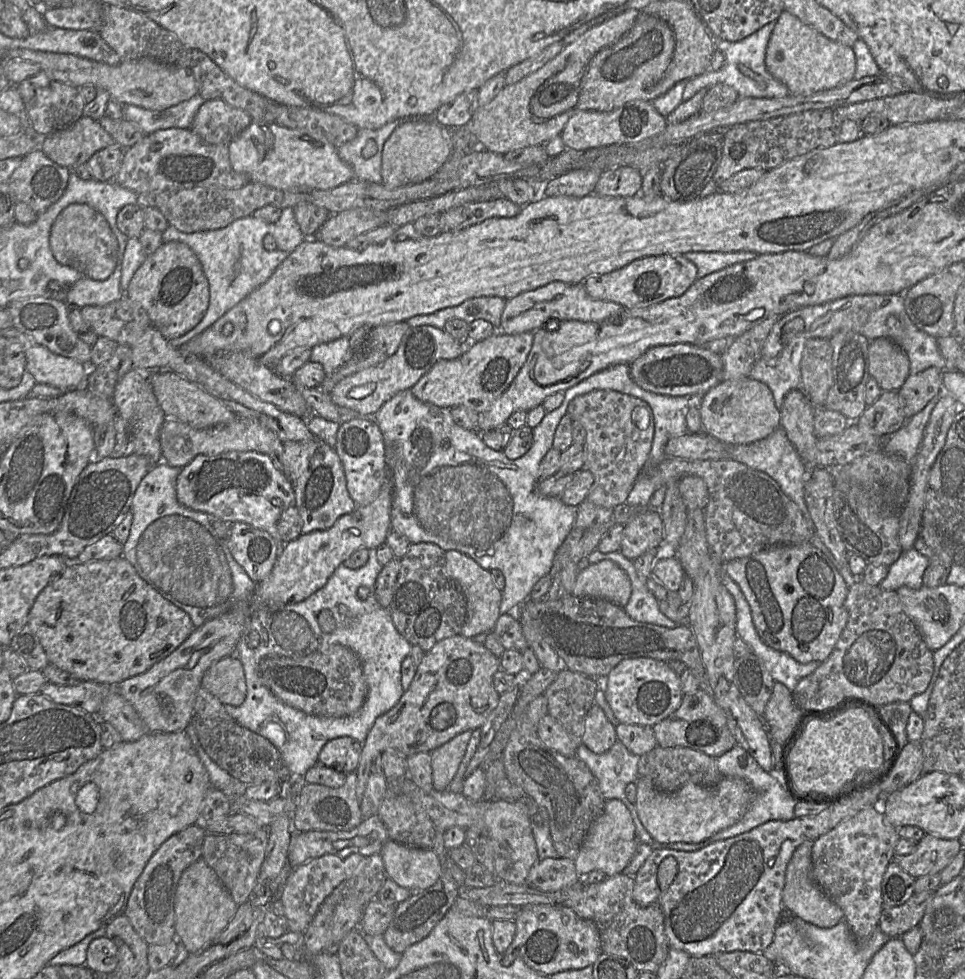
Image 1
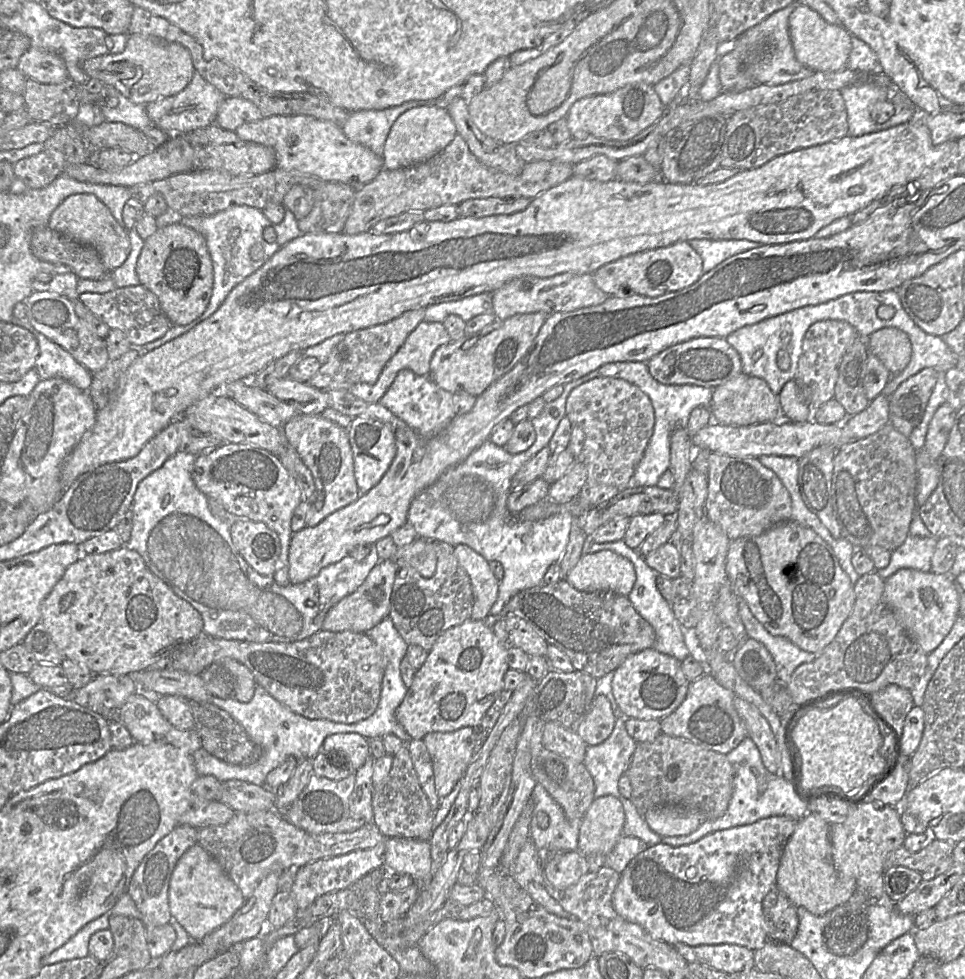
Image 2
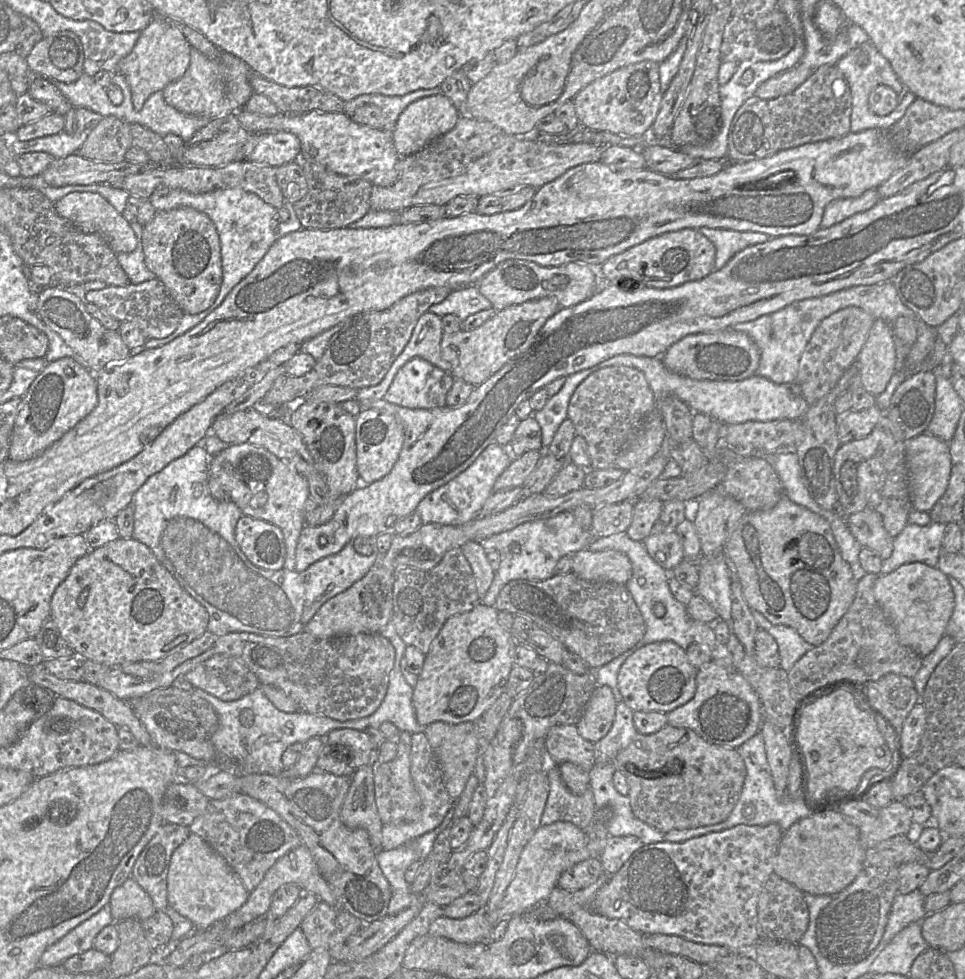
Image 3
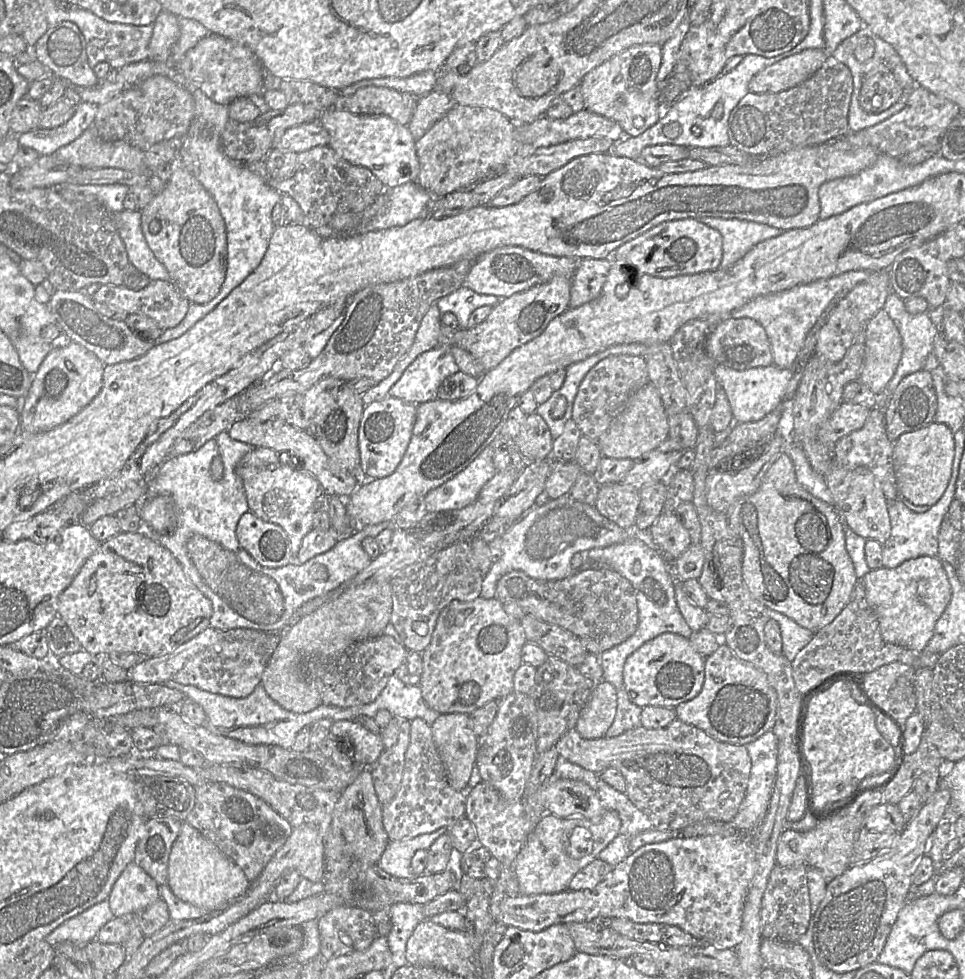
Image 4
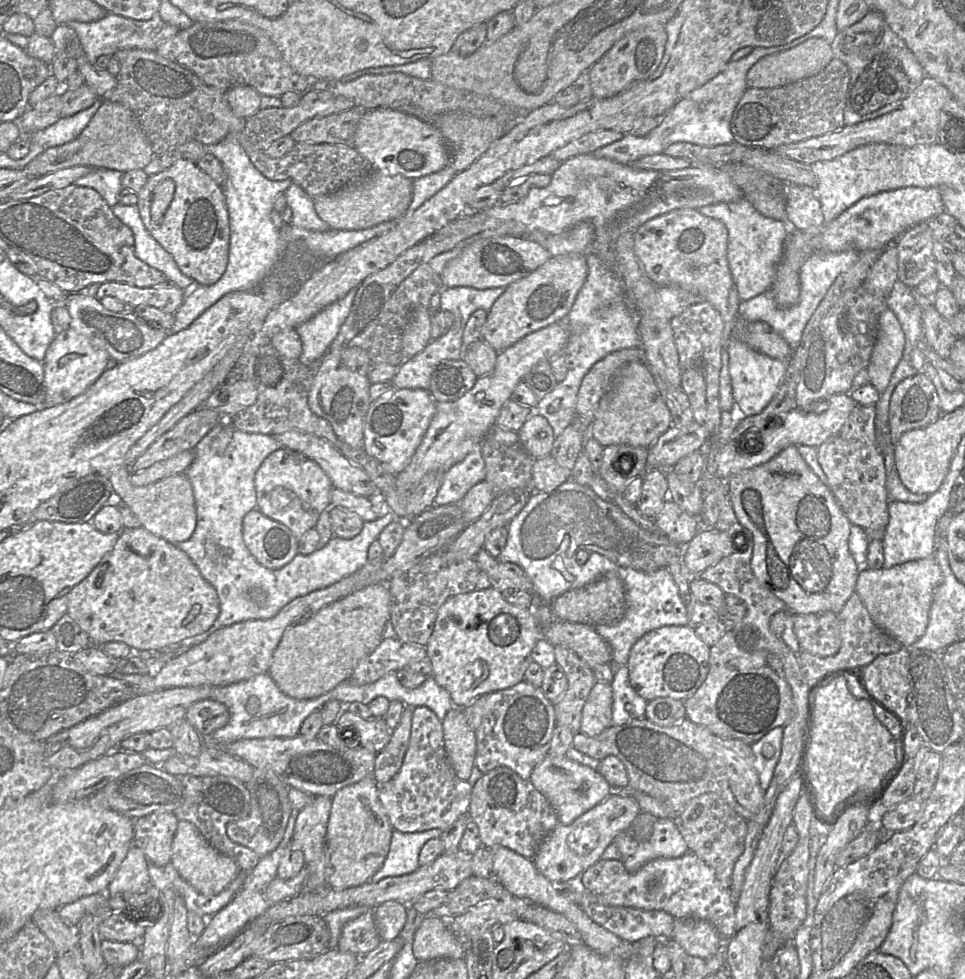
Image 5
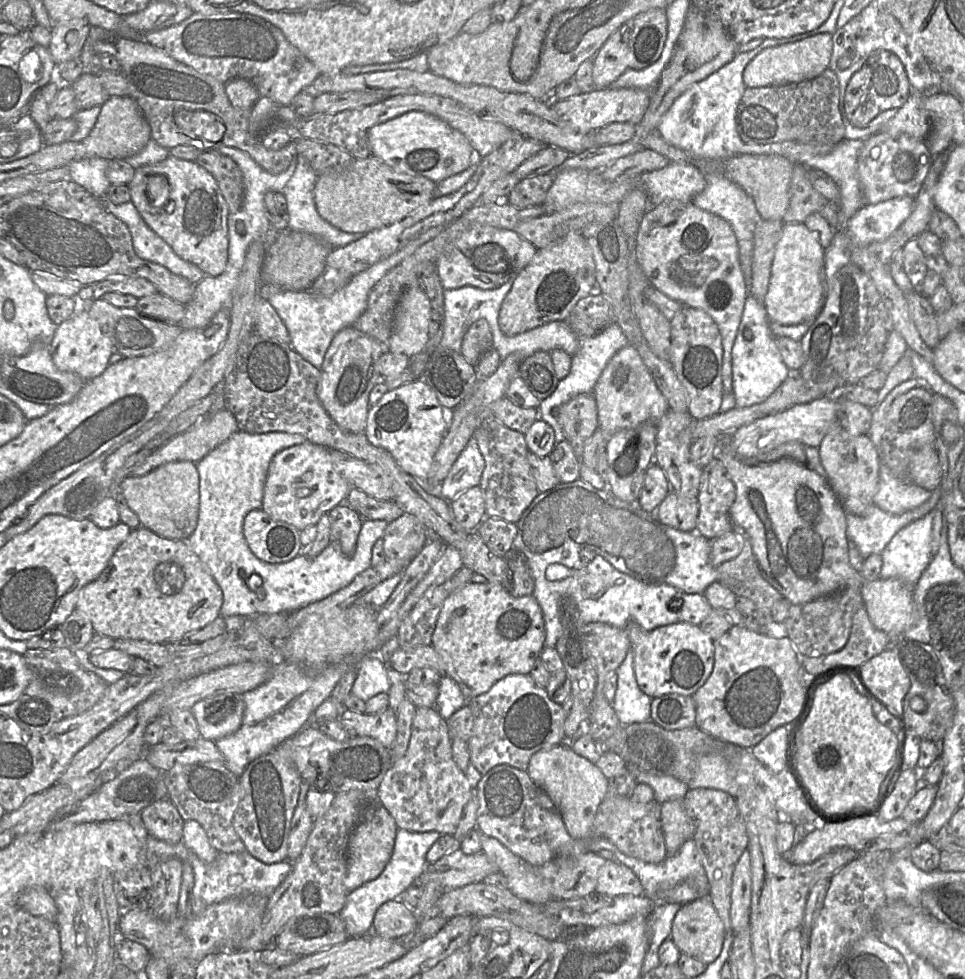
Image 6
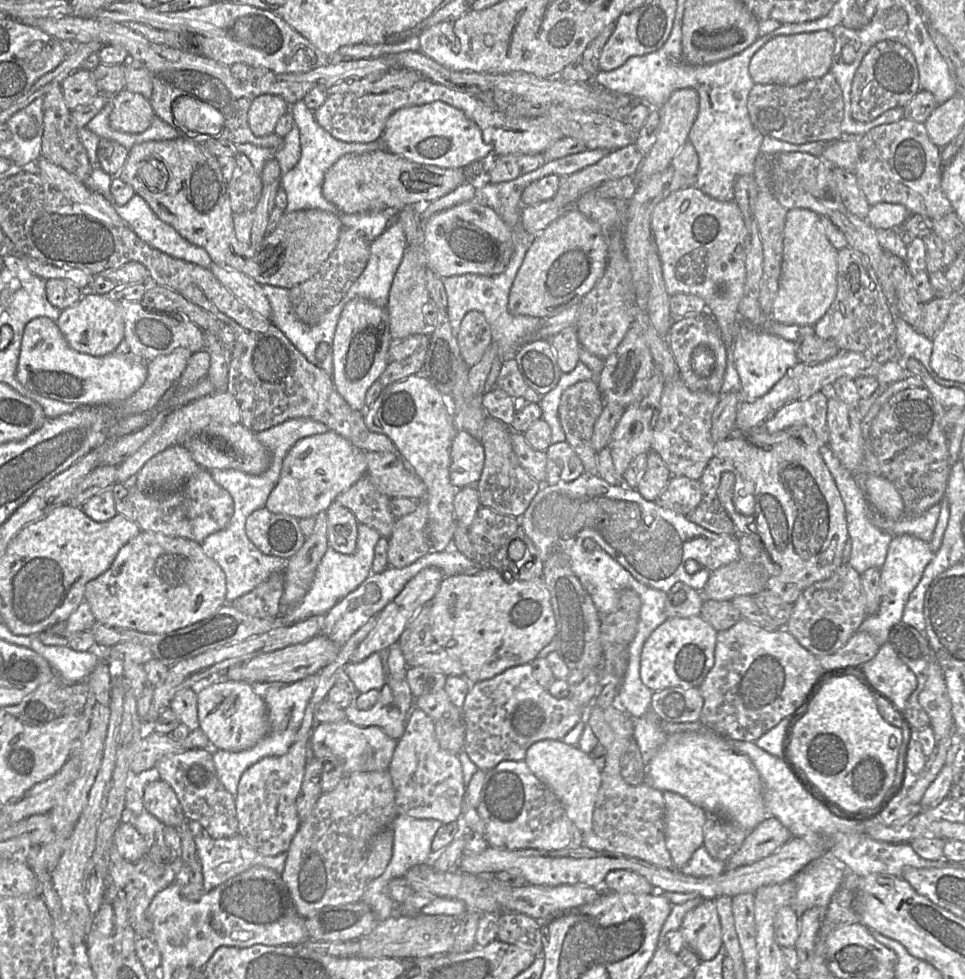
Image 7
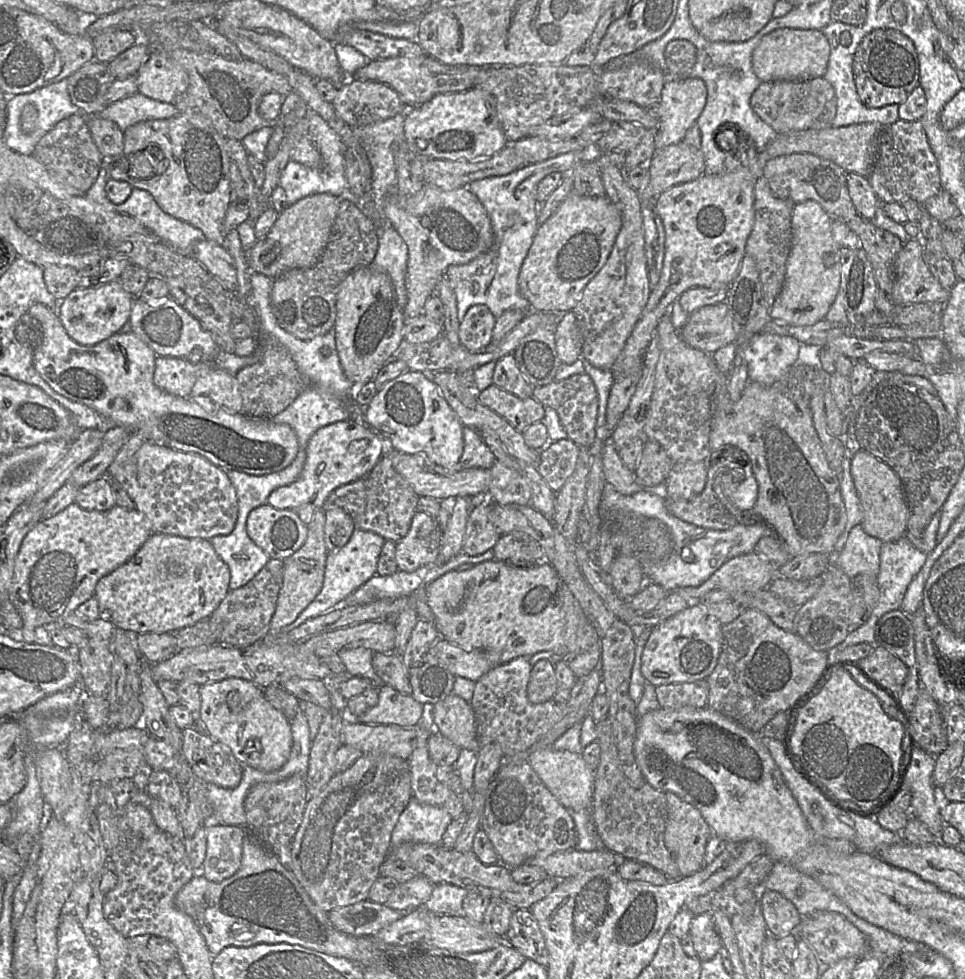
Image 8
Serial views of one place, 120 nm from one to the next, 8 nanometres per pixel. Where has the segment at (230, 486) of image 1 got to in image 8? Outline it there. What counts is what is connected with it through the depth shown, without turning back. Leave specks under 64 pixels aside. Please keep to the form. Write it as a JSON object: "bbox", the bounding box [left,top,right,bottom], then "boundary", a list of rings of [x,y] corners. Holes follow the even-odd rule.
{"bbox":[267,419,387,510],"boundary":[[[352,419],[342,420],[318,429],[306,448],[306,460],[299,478],[274,490],[267,503],[276,509],[296,510],[309,504],[321,509],[336,488],[366,476],[387,452],[387,442],[368,425]]]}

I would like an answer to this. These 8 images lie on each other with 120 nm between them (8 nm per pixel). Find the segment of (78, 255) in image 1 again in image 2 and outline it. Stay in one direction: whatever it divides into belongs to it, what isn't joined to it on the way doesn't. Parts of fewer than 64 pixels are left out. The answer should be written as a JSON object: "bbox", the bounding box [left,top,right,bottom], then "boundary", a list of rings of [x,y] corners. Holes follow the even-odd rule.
{"bbox":[48,194,130,273],"boundary":[[[74,194],[52,212],[48,227],[81,244],[93,247],[109,273],[121,266],[130,252],[128,230],[119,225],[108,207],[93,194]]]}

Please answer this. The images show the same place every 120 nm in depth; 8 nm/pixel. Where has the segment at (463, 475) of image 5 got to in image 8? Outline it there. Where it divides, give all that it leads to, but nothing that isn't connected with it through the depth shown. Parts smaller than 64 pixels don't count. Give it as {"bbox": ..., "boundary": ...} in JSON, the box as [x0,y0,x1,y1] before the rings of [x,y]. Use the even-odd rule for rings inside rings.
{"bbox":[458,426,496,469],"boundary":[[[463,426],[463,442],[464,447],[458,467],[460,469],[490,469],[496,458],[479,432],[468,426]]]}

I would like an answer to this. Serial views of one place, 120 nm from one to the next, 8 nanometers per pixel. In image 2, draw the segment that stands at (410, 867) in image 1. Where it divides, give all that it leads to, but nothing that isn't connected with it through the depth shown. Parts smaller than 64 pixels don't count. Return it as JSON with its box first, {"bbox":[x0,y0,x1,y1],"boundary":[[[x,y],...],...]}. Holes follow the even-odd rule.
{"bbox":[383,838,432,888],"boundary":[[[386,838],[383,868],[409,874],[421,888],[432,874],[430,846],[428,841],[418,839]]]}

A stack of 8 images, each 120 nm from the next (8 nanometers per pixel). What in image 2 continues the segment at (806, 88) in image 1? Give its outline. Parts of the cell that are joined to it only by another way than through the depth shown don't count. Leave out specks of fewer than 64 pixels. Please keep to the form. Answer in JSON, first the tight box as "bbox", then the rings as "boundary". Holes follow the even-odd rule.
{"bbox":[789,5,852,72],"boundary":[[[797,5],[789,17],[789,35],[796,59],[814,72],[844,69],[852,49],[851,34],[842,25],[826,22],[816,11]]]}

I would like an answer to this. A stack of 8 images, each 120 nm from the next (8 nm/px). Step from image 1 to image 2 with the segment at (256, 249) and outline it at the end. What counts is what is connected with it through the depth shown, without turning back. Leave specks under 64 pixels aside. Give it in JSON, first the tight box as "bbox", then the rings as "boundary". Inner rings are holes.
{"bbox":[135,205,304,352],"boundary":[[[235,205],[211,216],[195,217],[183,217],[179,213],[167,209],[165,213],[156,218],[158,228],[175,223],[181,223],[184,226],[190,227],[204,237],[213,267],[212,295],[206,310],[196,320],[183,326],[172,325],[161,338],[145,344],[142,347],[135,347],[144,352],[157,349],[169,341],[188,333],[203,320],[209,318],[221,306],[232,289],[257,271],[279,250],[280,246],[304,234],[298,228],[297,220],[289,209],[285,210],[285,216],[282,222],[272,224],[263,214],[262,210],[244,205]],[[267,227],[274,228],[276,232],[276,242],[268,243],[264,240],[263,232]],[[255,244],[260,244],[264,250],[264,257],[261,260],[254,261],[250,256],[250,250]]]}

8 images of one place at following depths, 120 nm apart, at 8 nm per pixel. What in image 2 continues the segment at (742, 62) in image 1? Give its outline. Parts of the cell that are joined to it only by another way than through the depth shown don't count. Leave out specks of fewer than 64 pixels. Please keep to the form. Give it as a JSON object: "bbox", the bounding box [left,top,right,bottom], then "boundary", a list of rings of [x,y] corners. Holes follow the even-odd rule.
{"bbox":[719,3,814,86],"boundary":[[[791,3],[746,30],[735,42],[719,45],[719,56],[729,50],[740,50],[744,54],[745,72],[752,77],[755,85],[777,86],[813,75],[814,71],[796,59],[789,35],[789,17],[796,6],[796,3]]]}

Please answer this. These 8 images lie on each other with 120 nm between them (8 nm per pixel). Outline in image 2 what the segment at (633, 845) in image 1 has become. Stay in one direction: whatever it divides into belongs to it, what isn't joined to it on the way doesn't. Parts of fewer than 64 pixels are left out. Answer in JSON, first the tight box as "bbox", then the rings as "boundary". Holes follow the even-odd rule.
{"bbox":[579,795,625,855],"boundary":[[[612,795],[594,799],[583,816],[579,829],[580,854],[607,855],[623,836],[625,815],[622,803]]]}

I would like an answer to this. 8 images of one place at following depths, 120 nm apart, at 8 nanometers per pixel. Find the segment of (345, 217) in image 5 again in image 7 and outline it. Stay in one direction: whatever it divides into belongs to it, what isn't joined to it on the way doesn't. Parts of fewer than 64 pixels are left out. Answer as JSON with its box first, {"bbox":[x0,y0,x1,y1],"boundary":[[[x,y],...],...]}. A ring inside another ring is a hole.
{"bbox":[322,150,468,214],"boundary":[[[386,150],[346,154],[326,171],[322,195],[325,200],[345,214],[386,209],[399,212],[409,205],[413,205],[418,212],[422,213],[432,202],[467,182],[468,171],[466,169],[421,165]]]}

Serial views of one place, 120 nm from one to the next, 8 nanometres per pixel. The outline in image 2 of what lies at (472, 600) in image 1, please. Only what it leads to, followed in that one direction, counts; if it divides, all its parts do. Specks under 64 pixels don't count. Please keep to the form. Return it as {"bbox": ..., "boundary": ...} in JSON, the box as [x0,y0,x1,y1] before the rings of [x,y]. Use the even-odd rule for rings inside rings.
{"bbox":[454,546,499,620],"boundary":[[[454,546],[454,555],[470,578],[473,593],[470,619],[484,620],[498,597],[499,581],[492,573],[488,561],[469,546]]]}

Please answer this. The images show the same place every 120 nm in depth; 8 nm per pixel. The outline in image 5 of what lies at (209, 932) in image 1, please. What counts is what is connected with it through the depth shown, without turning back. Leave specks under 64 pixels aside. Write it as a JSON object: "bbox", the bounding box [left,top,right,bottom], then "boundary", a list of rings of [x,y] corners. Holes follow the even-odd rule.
{"bbox":[170,820,241,895],"boundary":[[[187,820],[178,822],[170,863],[186,882],[204,895],[220,893],[241,873],[235,861],[214,848],[196,826]]]}

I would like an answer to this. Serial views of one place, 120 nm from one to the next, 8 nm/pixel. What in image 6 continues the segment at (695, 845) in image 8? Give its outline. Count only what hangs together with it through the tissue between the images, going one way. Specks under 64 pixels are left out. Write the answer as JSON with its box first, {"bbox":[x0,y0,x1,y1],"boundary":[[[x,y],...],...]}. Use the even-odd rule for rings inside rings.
{"bbox":[661,799,695,855],"boundary":[[[679,799],[661,804],[661,824],[668,855],[675,854],[685,841],[692,839],[695,831],[695,823]]]}

